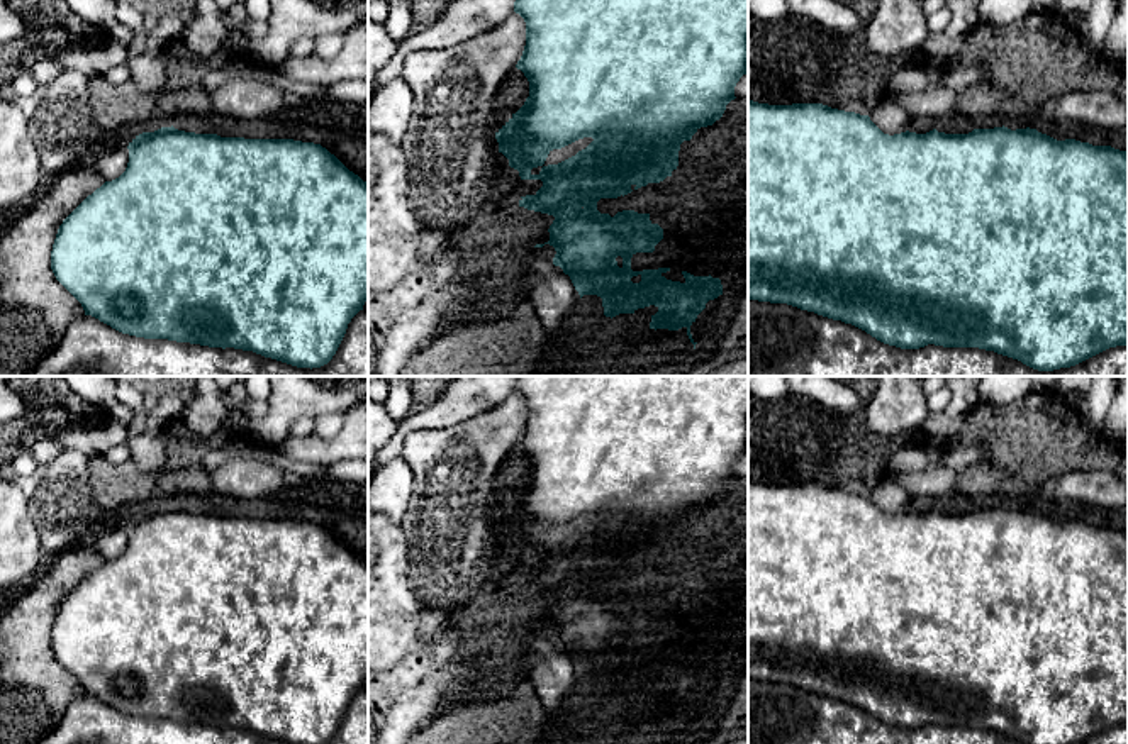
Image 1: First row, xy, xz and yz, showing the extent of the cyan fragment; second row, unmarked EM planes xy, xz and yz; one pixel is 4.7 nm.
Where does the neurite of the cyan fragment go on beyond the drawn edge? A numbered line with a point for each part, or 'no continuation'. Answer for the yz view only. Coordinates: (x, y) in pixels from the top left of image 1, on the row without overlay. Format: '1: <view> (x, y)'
no continuation

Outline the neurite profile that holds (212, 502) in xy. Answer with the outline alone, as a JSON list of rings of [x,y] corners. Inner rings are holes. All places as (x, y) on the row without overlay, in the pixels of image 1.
[[[210,491],[204,495],[180,495],[173,498],[173,507],[195,514],[217,514],[221,517],[236,517],[236,498]]]

